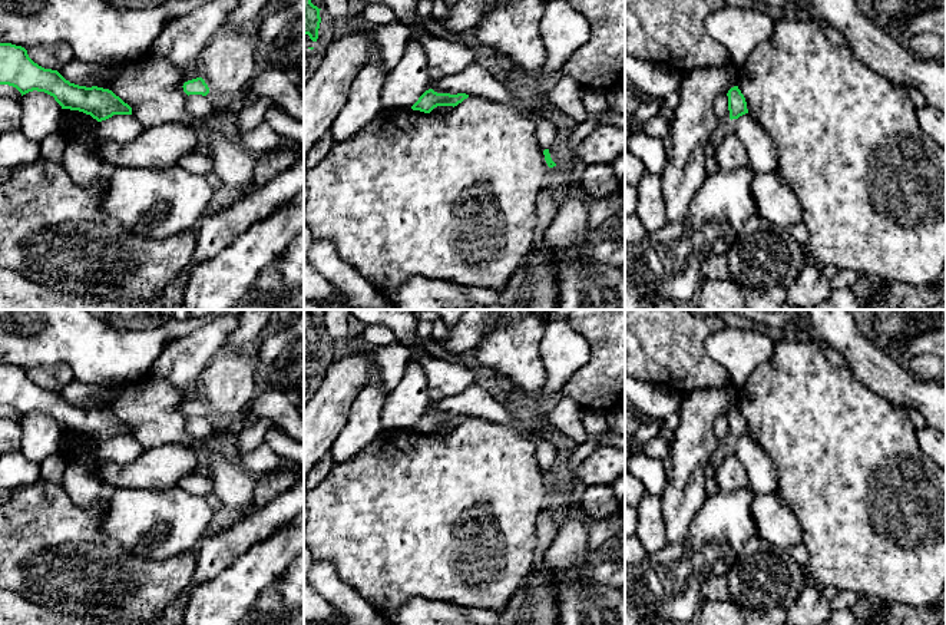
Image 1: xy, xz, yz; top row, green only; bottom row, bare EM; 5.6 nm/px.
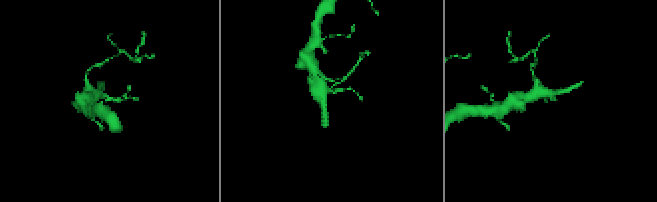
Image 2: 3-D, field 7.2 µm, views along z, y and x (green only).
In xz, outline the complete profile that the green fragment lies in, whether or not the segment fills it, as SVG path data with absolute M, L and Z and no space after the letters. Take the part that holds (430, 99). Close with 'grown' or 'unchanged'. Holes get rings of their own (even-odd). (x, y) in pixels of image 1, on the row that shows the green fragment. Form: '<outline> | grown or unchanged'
M429 89L419 97L419 100L411 106L411 109L430 113L437 106L454 108L467 97L469 95L466 93L457 93L457 95L437 93L433 89Z | unchanged

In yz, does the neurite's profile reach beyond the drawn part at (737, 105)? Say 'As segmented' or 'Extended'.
As segmented

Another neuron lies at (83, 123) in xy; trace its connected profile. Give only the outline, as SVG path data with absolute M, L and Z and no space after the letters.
M62 112L59 129L62 133L69 135L72 140L86 142L93 139L97 122L90 115L83 112Z

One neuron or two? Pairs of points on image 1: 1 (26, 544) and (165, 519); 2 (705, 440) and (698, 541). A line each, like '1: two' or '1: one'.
1: two
2: two

